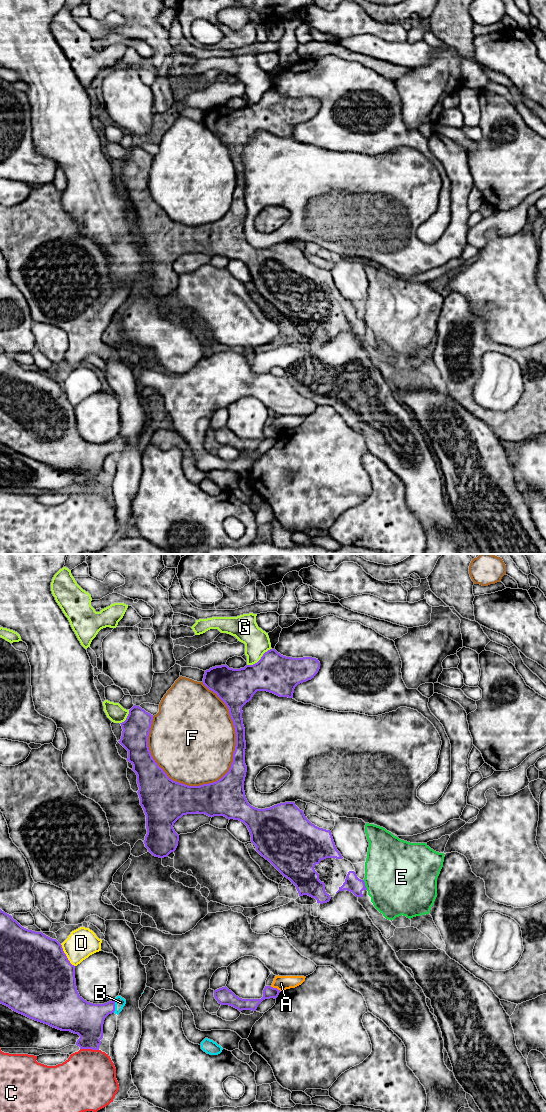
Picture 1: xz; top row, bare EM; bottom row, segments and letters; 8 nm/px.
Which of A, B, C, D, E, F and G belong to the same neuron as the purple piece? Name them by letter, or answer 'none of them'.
B

